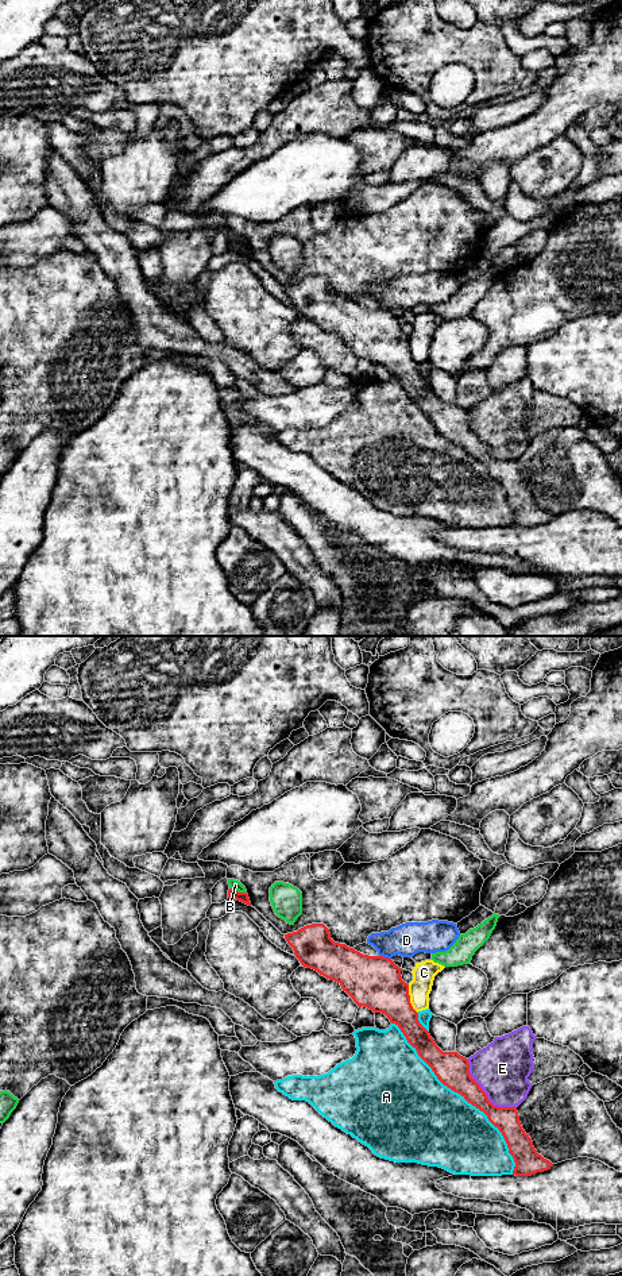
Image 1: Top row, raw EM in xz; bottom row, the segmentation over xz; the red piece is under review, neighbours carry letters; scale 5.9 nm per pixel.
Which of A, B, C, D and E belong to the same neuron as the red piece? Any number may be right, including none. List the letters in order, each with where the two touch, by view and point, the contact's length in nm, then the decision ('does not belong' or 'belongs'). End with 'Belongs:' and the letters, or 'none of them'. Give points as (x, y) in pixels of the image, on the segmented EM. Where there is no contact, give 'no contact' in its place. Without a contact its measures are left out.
A: xz (463, 1095) | 1150 nm | does not belong
B: xz (238, 891) | 110 nm | does not belong
C: xz (409, 999) | 190 nm | does not belong
D: xz (385, 958) | 80 nm | does not belong
E: xz (485, 1093) | 420 nm | does not belong
Belongs: none of them

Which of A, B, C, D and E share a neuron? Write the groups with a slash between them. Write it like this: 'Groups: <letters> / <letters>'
Groups: A / B / C / D / E

